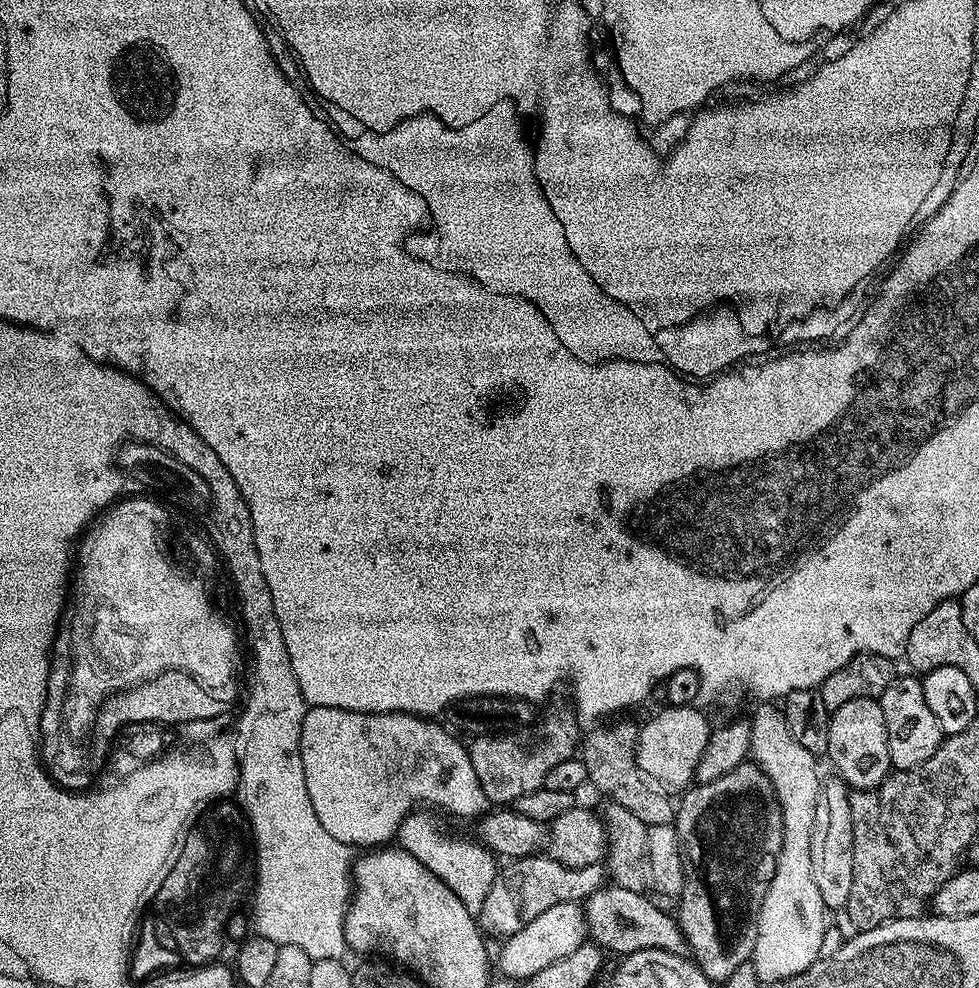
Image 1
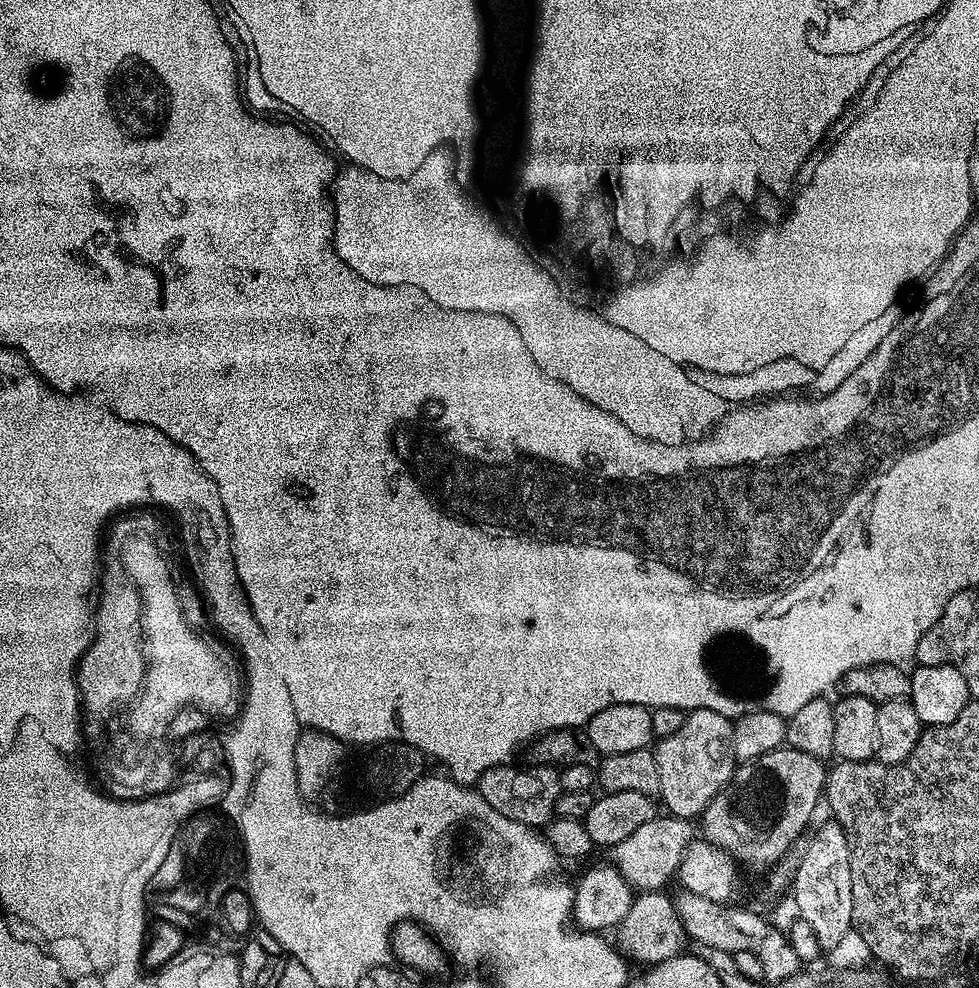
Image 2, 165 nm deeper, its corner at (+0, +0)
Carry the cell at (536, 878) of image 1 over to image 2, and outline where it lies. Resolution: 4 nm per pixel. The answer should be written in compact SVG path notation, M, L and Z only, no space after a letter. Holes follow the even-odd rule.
M658 814L650 822L634 830L630 838L610 848L611 863L626 878L626 882L634 890L640 892L658 892L667 889L668 879L675 877L680 871L680 863L686 854L686 850L692 844L691 819L671 814Z

